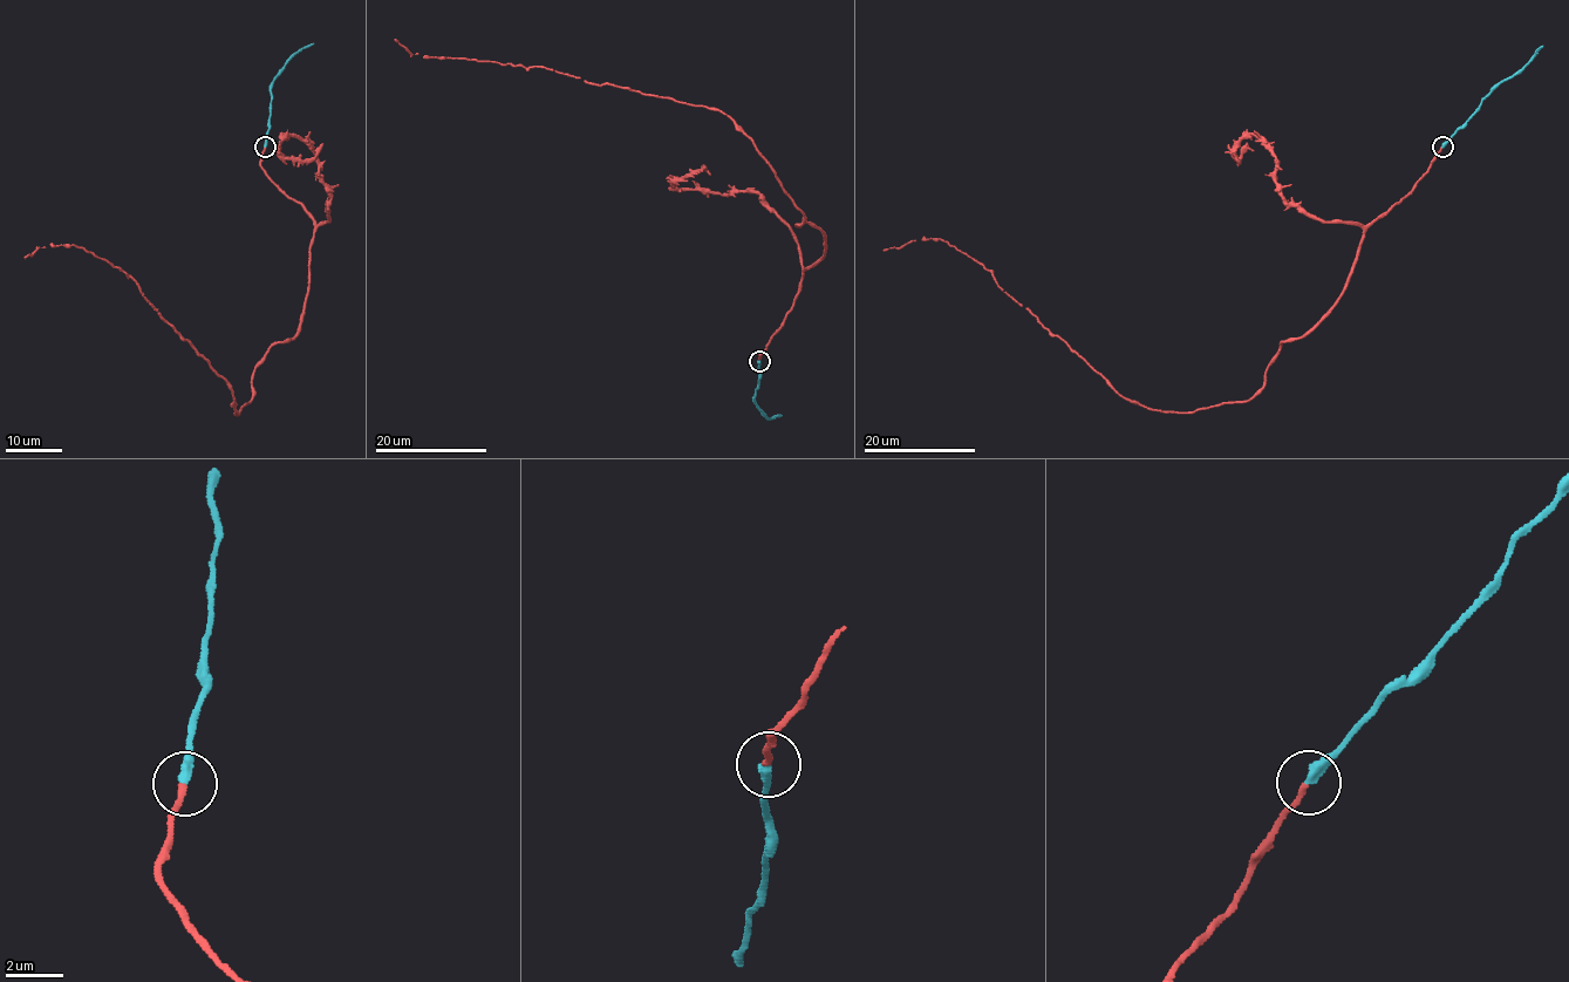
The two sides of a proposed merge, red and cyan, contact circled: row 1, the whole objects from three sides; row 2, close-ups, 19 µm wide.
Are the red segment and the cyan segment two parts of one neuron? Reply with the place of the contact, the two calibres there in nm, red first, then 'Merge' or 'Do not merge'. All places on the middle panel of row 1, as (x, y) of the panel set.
Place: (759, 361). Thickness 190 nm (red) against 360 nm. Merge

